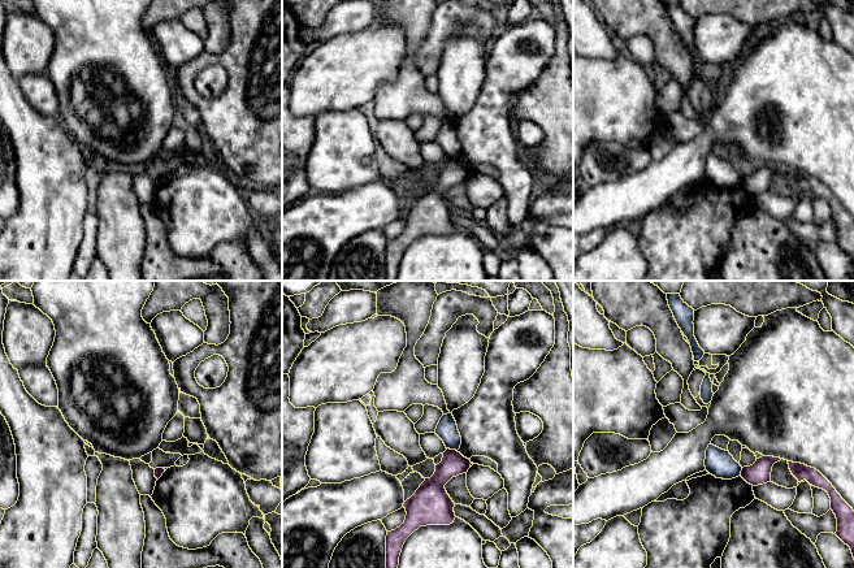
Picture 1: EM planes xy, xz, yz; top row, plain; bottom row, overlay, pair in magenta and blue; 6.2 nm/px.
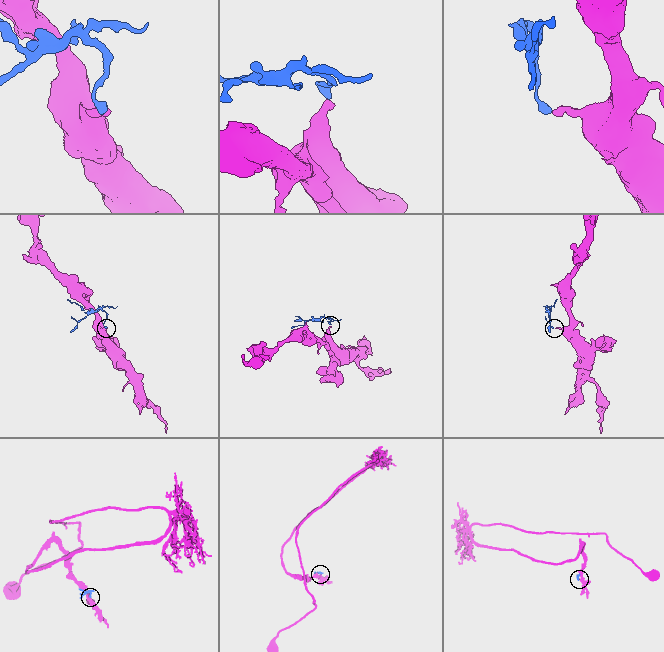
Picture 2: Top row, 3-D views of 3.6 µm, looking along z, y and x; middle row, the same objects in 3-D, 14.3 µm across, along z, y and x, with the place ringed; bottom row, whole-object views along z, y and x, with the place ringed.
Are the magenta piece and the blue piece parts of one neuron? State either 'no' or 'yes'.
no

